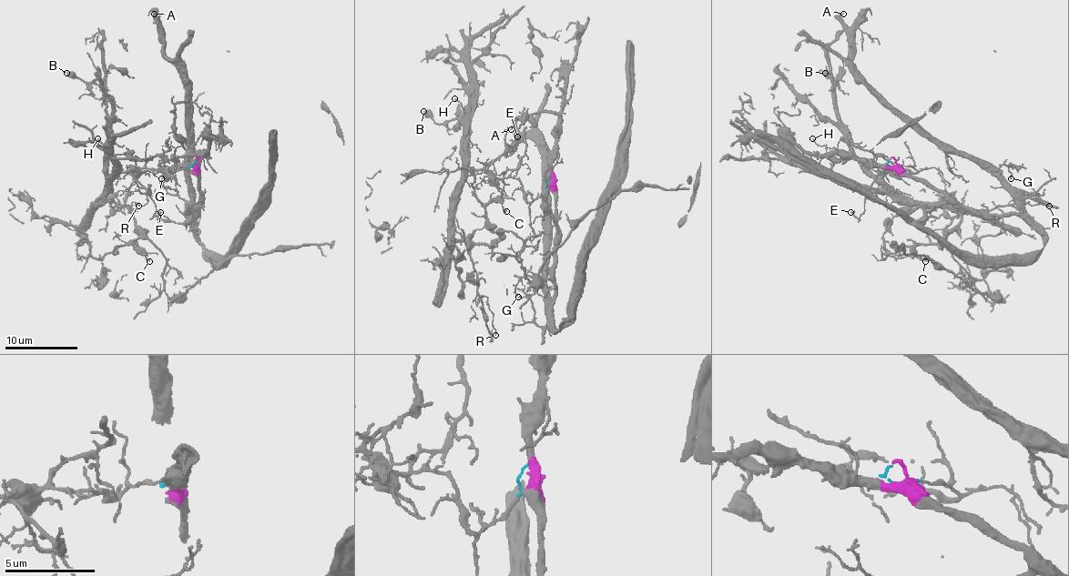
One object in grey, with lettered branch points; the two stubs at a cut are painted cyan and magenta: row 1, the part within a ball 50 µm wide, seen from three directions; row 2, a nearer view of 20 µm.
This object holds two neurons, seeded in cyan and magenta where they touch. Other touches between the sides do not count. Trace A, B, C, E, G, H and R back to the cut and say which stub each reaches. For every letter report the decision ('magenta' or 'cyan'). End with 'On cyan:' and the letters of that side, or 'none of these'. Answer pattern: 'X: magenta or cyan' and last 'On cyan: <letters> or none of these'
A: magenta
B: cyan
C: cyan
E: cyan
G: magenta
H: cyan
R: cyan
On cyan: B, C, E, H, R

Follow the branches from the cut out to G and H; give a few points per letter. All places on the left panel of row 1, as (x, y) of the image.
G: (195, 160), (197, 158), (197, 214), (193, 210), (191, 183), (184, 168), (177, 165), (160, 177)
H: (195, 160), (191, 166), (171, 172), (136, 168), (110, 176), (112, 140), (110, 147), (97, 138)

